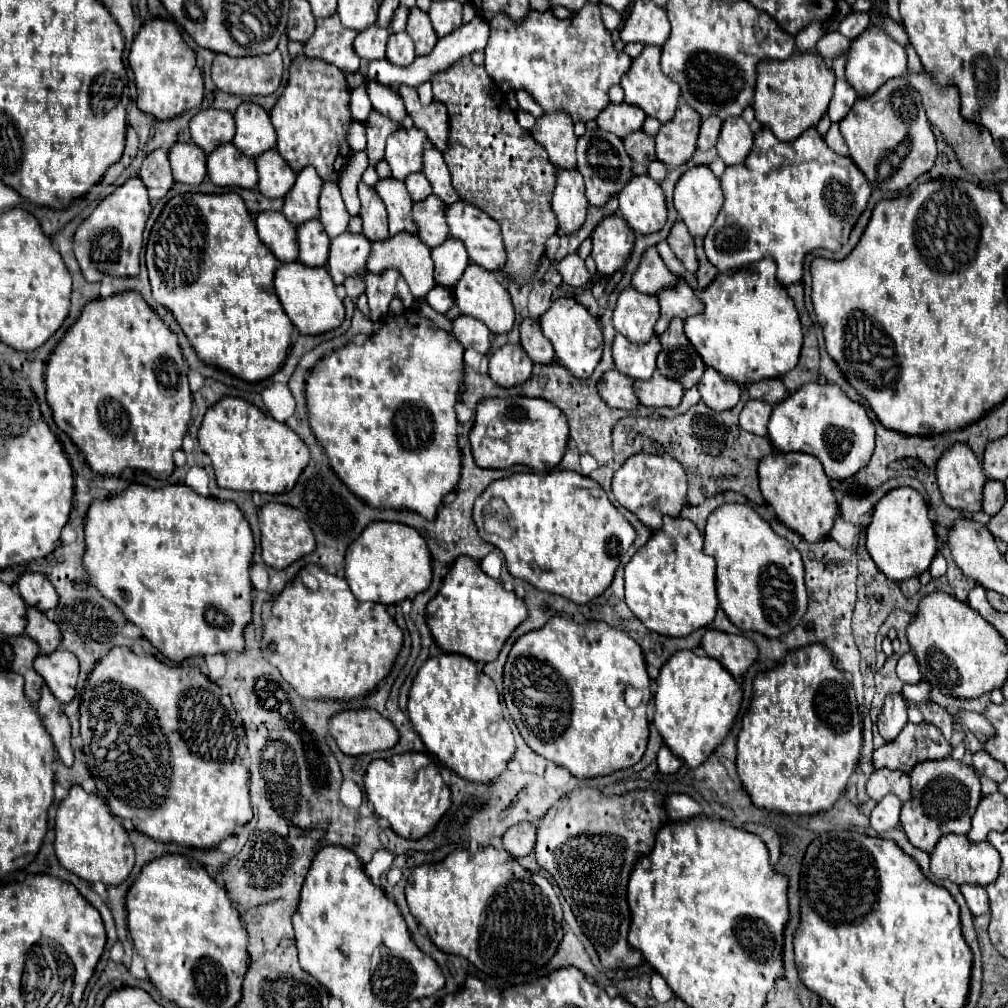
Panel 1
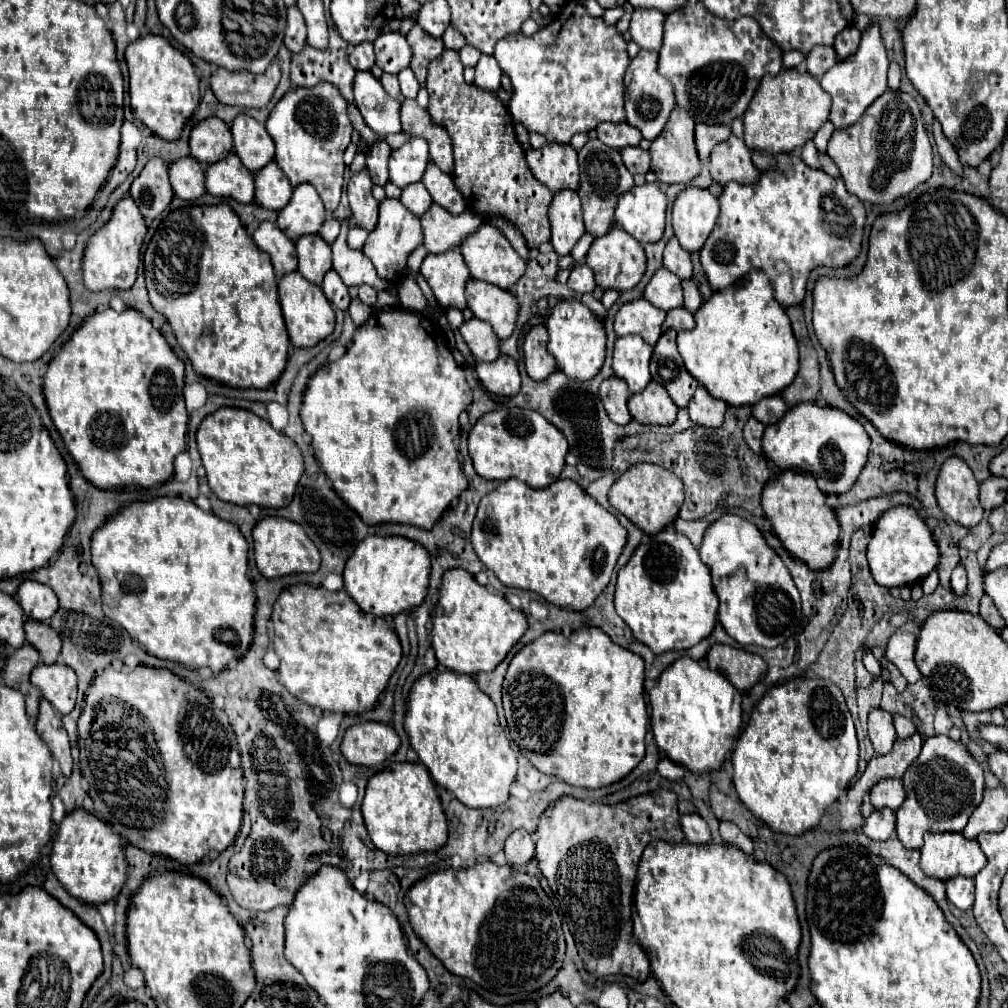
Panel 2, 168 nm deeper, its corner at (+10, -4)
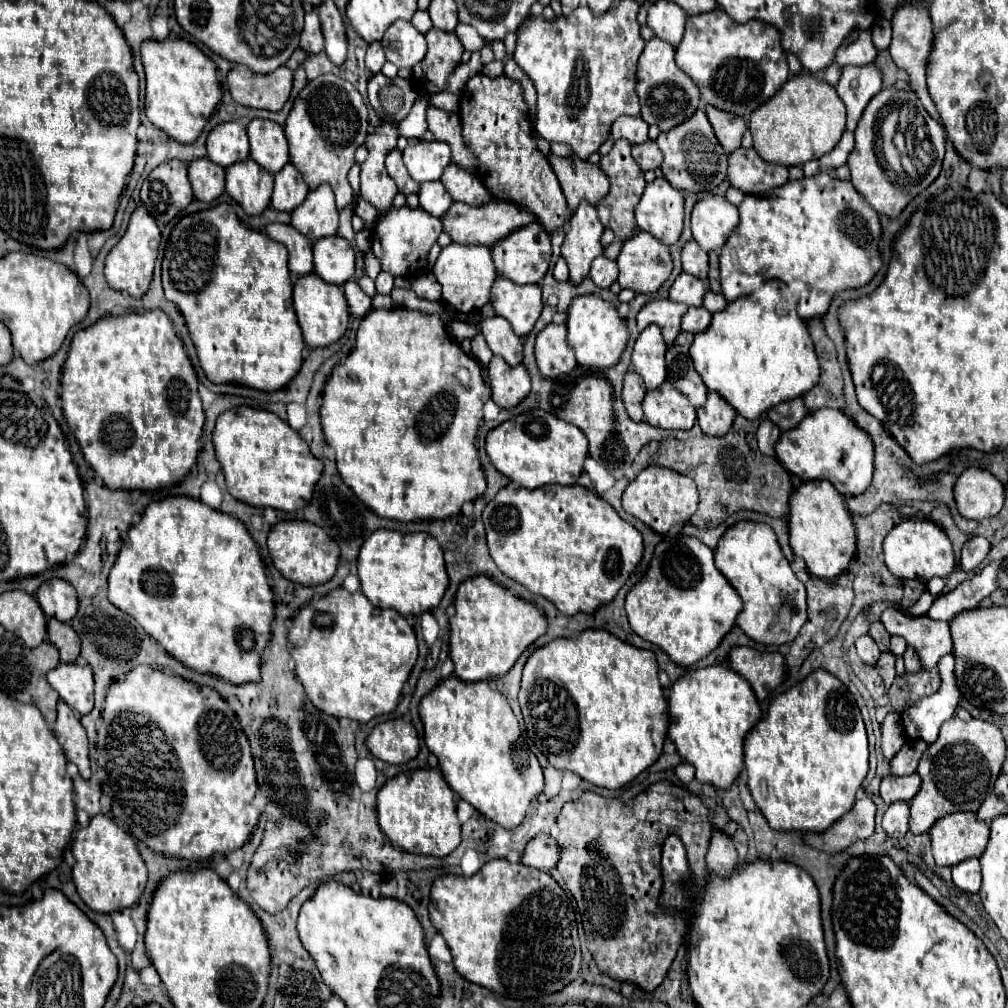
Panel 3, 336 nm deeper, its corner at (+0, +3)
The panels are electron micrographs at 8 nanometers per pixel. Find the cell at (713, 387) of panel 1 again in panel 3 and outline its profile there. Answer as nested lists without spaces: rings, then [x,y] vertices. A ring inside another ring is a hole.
[[[708,393],[706,403],[698,409],[698,425],[704,435],[722,437],[732,427],[736,411],[716,393]]]

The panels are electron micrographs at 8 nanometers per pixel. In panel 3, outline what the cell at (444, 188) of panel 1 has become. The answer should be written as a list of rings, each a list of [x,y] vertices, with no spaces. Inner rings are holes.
[[[454,163],[442,175],[442,185],[448,189],[454,201],[462,201],[468,205],[484,205],[492,201],[486,185],[480,181],[476,173],[468,173],[466,169],[458,169]]]

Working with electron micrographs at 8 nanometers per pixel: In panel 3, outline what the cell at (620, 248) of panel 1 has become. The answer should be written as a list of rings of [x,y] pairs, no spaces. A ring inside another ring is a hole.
[[[638,231],[624,243],[622,253],[618,255],[618,265],[620,287],[636,293],[658,291],[672,273],[668,247],[646,231]]]

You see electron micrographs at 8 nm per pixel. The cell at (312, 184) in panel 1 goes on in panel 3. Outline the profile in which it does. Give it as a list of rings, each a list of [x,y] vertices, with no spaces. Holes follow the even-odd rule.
[[[320,185],[318,189],[310,191],[306,201],[292,211],[292,227],[296,227],[310,243],[316,243],[322,237],[332,237],[338,231],[338,209],[334,205],[334,193],[328,185]]]

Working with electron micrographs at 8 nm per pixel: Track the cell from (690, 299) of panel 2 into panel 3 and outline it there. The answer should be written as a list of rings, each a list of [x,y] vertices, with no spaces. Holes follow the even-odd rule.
[[[710,289],[706,291],[706,295],[704,295],[704,307],[710,311],[710,313],[716,313],[716,311],[722,311],[724,307],[728,305],[728,301],[726,301],[726,297],[722,295],[722,293],[712,293]]]

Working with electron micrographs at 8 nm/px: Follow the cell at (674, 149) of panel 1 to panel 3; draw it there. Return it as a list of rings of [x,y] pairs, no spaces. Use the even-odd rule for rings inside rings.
[[[698,109],[688,121],[684,121],[676,129],[660,133],[656,143],[658,143],[660,151],[664,153],[664,163],[662,163],[664,177],[670,181],[672,187],[676,187],[680,191],[700,193],[700,191],[714,191],[714,187],[718,187],[720,183],[726,181],[728,155],[720,147],[704,109]]]

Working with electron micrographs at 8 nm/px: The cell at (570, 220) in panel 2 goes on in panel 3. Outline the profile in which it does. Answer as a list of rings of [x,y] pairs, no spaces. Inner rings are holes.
[[[586,201],[580,203],[578,211],[572,215],[570,231],[562,245],[562,257],[568,263],[574,285],[580,285],[588,277],[592,261],[602,255],[602,233],[604,225],[600,223],[596,209]]]

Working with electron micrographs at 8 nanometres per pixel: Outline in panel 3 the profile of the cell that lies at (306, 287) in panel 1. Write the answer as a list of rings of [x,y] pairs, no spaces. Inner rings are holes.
[[[316,273],[304,275],[294,283],[294,307],[296,307],[296,315],[298,315],[304,341],[310,349],[328,347],[336,343],[348,329],[350,313],[348,313],[348,301],[344,297],[342,287],[326,283]]]

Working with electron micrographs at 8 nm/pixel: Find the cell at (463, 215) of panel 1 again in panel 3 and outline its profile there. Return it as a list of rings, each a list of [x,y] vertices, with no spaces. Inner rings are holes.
[[[536,223],[536,225],[528,225],[522,227],[514,233],[510,233],[506,239],[498,241],[496,247],[492,249],[492,259],[496,265],[498,275],[512,279],[514,283],[526,285],[526,283],[540,283],[542,277],[548,271],[550,265],[550,257],[552,257],[552,247],[550,247],[550,235],[546,233],[546,229]]]

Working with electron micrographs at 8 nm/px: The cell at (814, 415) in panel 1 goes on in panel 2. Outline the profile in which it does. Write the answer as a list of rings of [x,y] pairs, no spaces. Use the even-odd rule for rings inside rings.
[[[800,402],[788,410],[780,422],[768,426],[762,438],[762,452],[776,468],[806,468],[826,494],[844,494],[852,488],[866,464],[868,450],[870,438],[858,420],[840,408],[820,406],[816,402]]]

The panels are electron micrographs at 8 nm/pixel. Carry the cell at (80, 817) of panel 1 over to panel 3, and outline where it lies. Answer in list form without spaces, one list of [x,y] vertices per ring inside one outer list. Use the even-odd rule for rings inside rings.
[[[108,815],[92,817],[90,825],[76,833],[72,853],[76,857],[72,879],[88,909],[96,913],[114,913],[138,903],[146,887],[146,865],[140,857],[136,841],[124,833]]]

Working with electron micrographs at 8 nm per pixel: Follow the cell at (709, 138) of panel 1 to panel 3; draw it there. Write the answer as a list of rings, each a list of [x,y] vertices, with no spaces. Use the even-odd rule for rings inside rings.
[[[712,105],[706,107],[706,115],[714,127],[714,133],[720,141],[720,145],[724,147],[726,153],[732,153],[740,147],[740,141],[742,141],[742,135],[746,131],[746,121],[742,117],[736,117],[732,113],[724,113]]]

